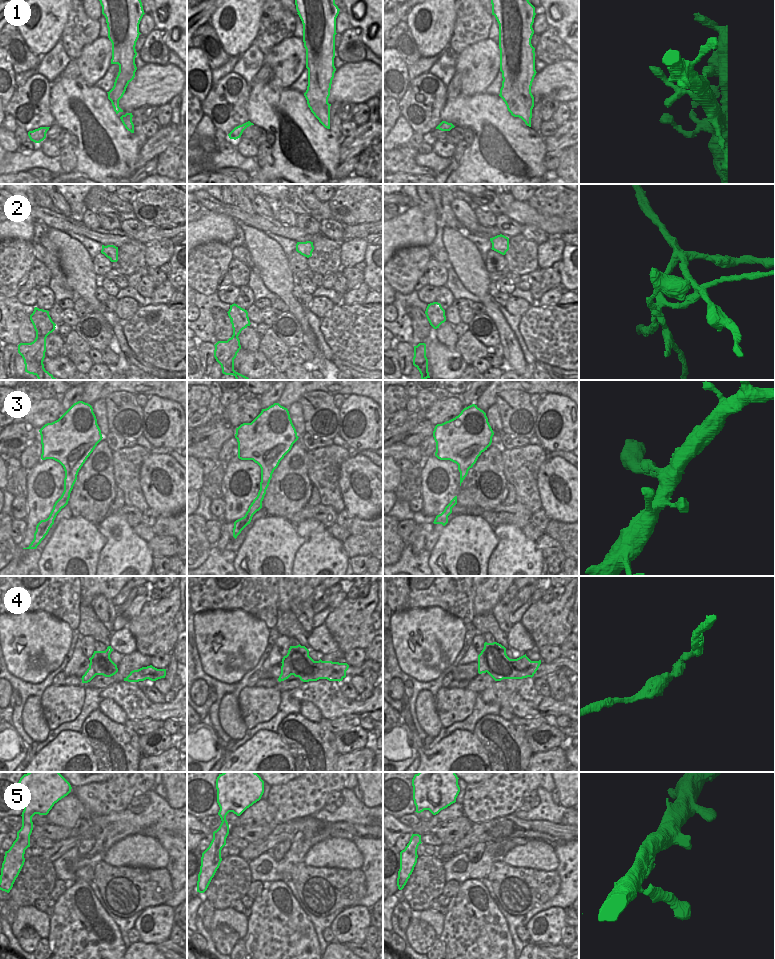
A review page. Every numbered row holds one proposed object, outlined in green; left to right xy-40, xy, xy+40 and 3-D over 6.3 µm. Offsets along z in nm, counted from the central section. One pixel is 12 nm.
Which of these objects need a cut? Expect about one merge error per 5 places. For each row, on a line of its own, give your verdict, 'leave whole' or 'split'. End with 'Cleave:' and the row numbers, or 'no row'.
1: leave whole
2: split
3: leave whole
4: split
5: leave whole
Cleave: 2, 4

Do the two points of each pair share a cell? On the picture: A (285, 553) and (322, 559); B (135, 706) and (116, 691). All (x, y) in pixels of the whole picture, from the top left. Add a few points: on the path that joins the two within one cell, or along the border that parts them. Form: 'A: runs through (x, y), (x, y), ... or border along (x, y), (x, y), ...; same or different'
A: border along (297, 532), (304, 542), (296, 552), (292, 565); different
B: runs through (130, 701), (121, 692); same

